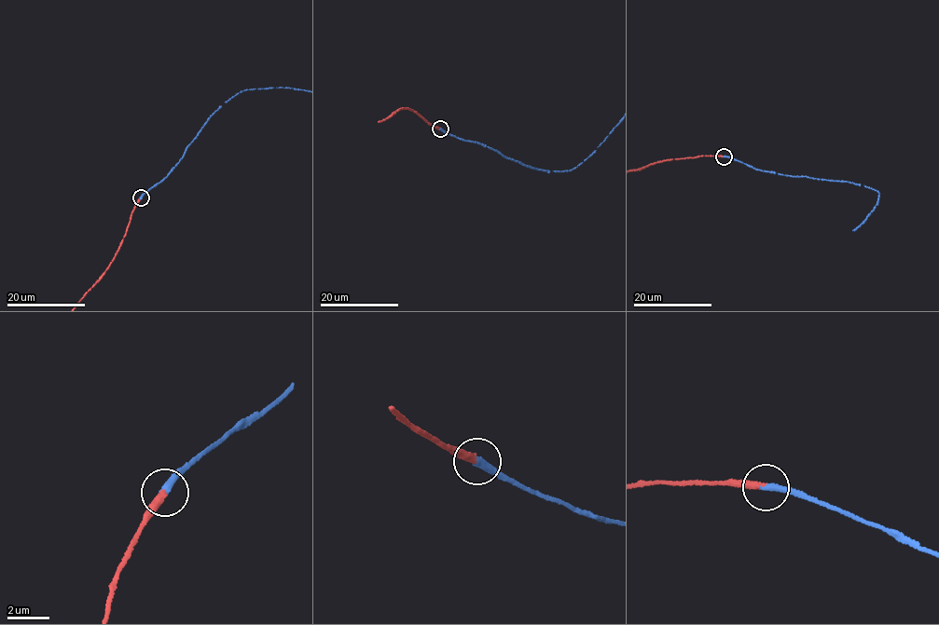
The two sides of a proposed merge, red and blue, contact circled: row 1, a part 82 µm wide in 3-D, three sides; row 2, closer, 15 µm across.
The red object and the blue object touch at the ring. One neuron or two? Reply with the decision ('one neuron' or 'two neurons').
one neuron

